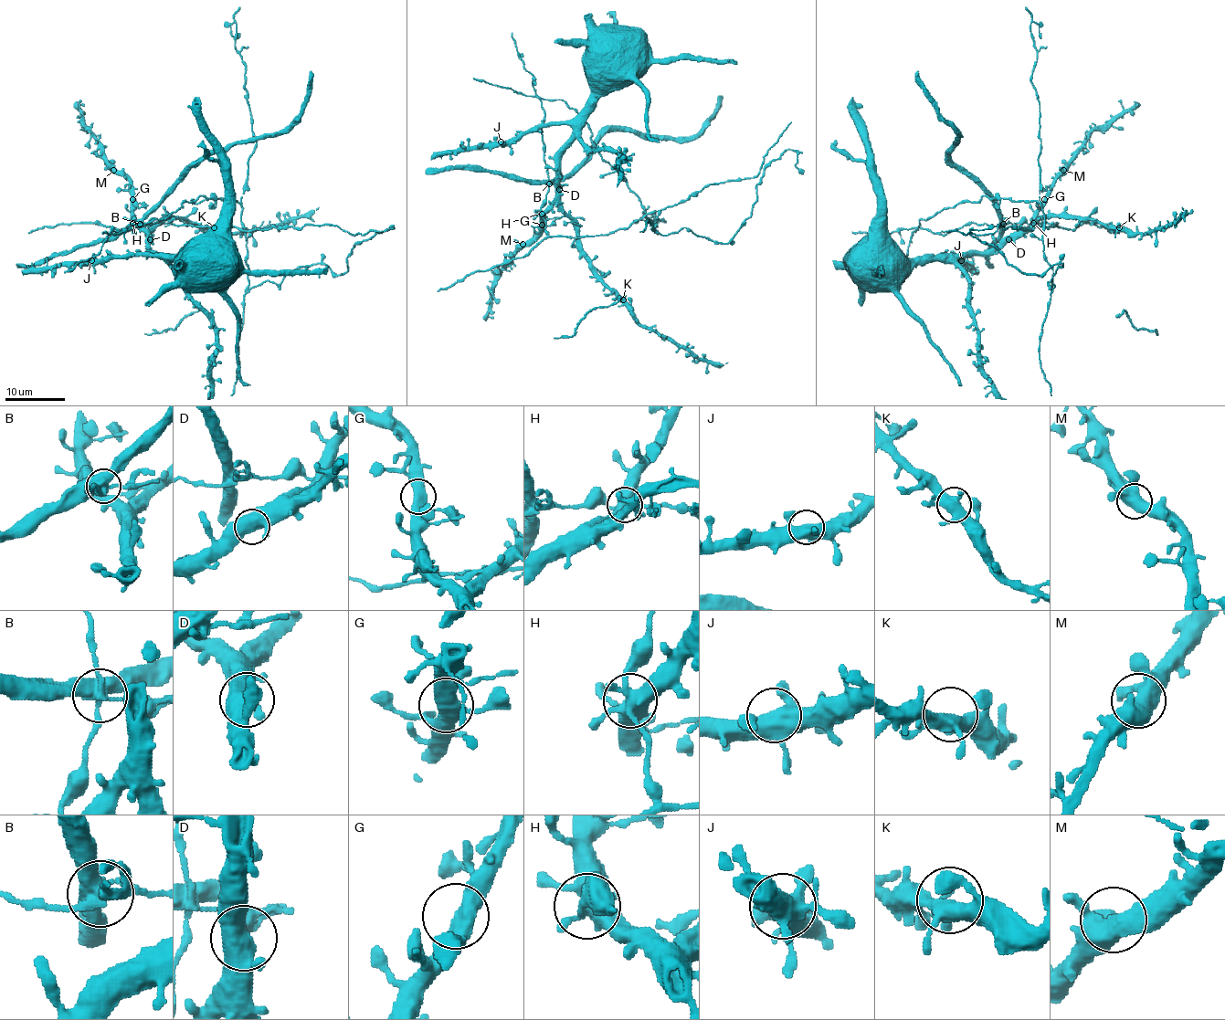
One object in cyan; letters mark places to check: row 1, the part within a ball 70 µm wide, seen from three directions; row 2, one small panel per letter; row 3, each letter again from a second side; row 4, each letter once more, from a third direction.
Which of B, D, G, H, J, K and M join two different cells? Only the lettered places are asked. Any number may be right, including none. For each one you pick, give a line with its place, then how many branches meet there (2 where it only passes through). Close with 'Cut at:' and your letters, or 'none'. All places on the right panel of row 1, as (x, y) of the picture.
B: Place: (1003, 224). Branches: 5
H: Place: (1033, 223). Branches: 5
Cut at: B, H

